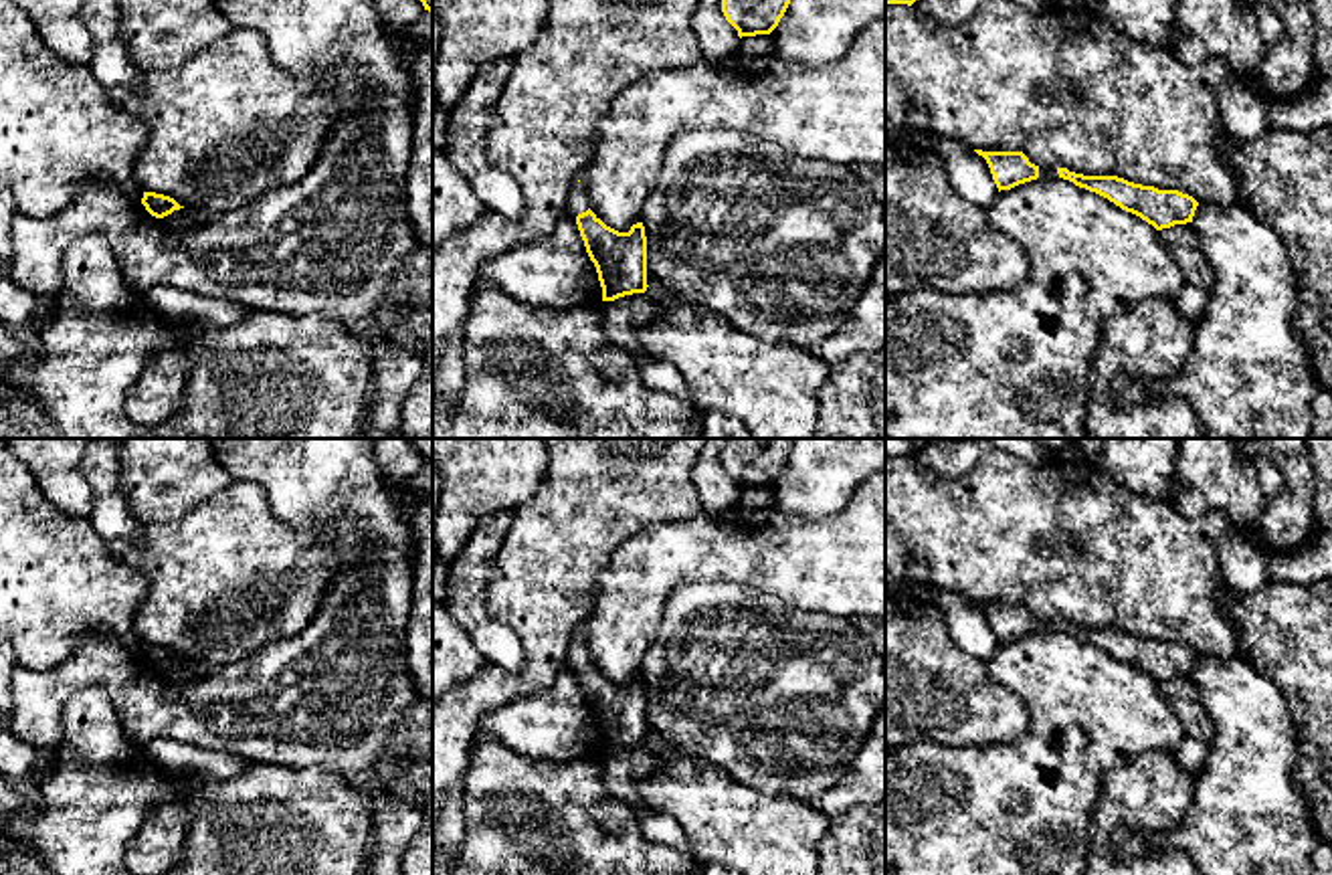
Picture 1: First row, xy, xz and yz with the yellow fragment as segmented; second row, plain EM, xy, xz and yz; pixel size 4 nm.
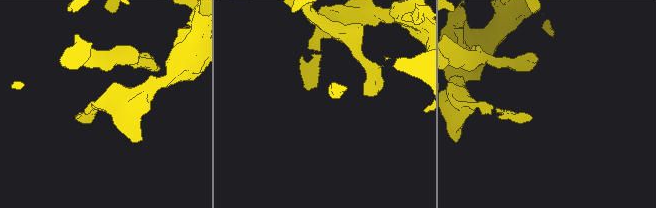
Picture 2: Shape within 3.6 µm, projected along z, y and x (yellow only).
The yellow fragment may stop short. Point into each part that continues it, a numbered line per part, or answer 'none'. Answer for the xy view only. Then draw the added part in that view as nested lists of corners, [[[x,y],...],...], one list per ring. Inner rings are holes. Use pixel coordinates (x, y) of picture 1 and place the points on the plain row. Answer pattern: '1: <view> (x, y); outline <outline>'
1: xy (184, 671); outline [[[180,661],[160,673],[170,683],[192,683],[192,681],[204,677],[206,667],[190,663],[190,661]]]

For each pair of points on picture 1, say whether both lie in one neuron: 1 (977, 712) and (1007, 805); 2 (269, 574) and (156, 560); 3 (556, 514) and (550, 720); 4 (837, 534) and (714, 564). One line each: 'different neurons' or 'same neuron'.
1: different neurons
2: same neuron
3: different neurons
4: same neuron

